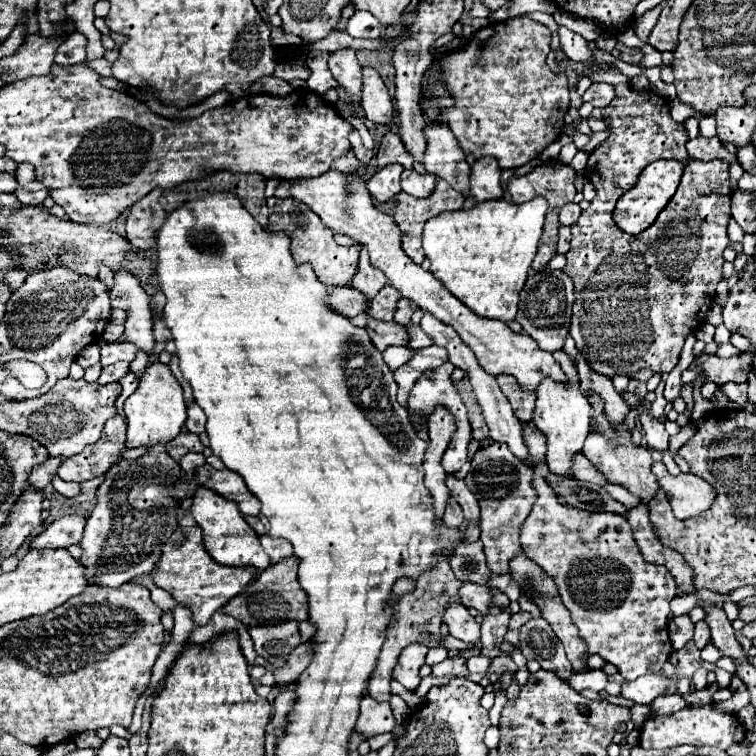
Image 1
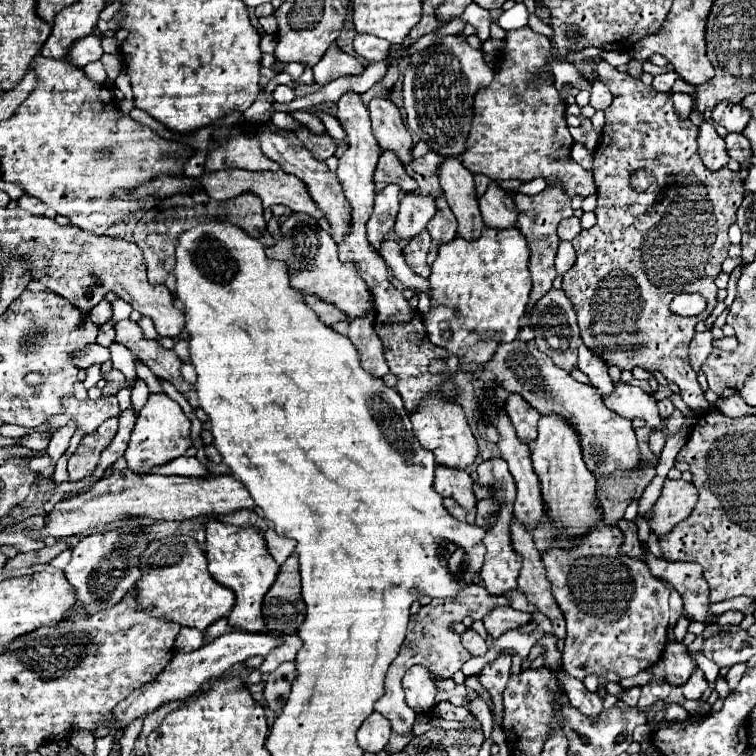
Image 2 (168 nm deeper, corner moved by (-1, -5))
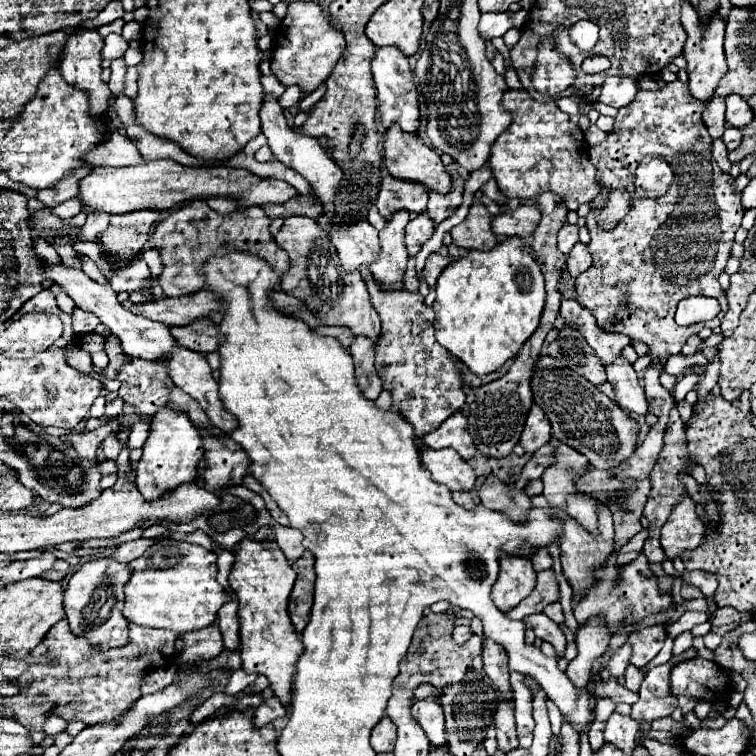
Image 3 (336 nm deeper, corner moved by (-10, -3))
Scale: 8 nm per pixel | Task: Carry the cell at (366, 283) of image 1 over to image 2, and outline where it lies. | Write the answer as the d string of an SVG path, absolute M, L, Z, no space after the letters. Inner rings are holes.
M370 309L368 315L350 321L348 337L358 347L366 371L372 371L372 375L378 377L384 377L390 371L384 359L384 345L378 341L378 333L374 331L374 309Z

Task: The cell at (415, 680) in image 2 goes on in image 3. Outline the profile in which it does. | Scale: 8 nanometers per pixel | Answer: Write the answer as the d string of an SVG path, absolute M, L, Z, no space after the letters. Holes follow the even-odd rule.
M427 697L425 701L417 701L411 707L411 717L423 727L425 735L429 737L431 747L443 747L445 741L445 719L443 719L443 711L441 705Z

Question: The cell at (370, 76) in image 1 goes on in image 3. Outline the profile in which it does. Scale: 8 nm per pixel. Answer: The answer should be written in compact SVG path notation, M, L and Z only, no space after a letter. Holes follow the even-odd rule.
M393 125L387 135L385 135L385 167L389 175L403 179L403 181L413 181L421 183L427 191L437 191L437 193L449 193L451 191L451 175L447 173L447 167L441 163L439 155L427 147L417 135L409 135L399 131L397 125Z

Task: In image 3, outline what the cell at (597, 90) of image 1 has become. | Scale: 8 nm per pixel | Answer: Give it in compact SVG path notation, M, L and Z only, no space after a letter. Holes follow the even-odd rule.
M607 77L599 101L619 109L629 105L635 99L635 93L637 93L637 81L631 81L629 77Z

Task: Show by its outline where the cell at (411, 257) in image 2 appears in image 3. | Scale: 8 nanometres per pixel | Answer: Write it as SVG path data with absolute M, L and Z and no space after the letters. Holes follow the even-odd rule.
M437 253L429 255L429 259L425 261L425 269L423 269L423 279L425 279L425 283L427 283L431 289L435 289L437 277L439 277L441 271L443 271L447 265L451 265L451 263L453 263L451 257L441 257L441 255L437 255Z

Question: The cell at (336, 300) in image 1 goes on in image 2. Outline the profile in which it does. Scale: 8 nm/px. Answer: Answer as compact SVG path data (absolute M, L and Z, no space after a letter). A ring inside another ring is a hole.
M304 295L306 303L310 303L310 307L318 313L318 317L322 319L322 323L326 325L334 325L338 321L348 321L346 313L342 313L334 303L320 299L318 295Z

